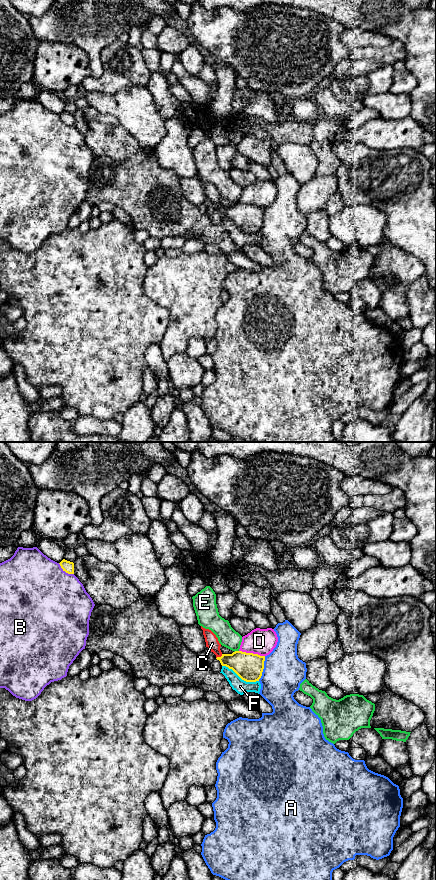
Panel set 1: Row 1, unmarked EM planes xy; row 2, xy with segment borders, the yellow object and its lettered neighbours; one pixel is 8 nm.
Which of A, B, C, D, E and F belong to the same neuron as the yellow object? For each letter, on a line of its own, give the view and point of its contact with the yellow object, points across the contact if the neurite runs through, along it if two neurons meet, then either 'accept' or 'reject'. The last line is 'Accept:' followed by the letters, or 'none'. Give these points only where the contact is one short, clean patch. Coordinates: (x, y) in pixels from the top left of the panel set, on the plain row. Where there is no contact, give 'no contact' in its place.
A: contact xy (263, 220); reject
B: contact xy (65, 123); reject
C: contact xy (219, 209); border xy (222, 206), (216, 210); reject
D: contact xy (252, 205); reject
E: contact xy (236, 203); border xy (238, 202), (234, 204); reject
F: contact xy (240, 229); border xy (222, 217), (231, 220), (246, 233), (258, 233); reject
Accept: none

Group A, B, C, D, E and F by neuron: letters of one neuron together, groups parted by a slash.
A / B / C F / D / E

